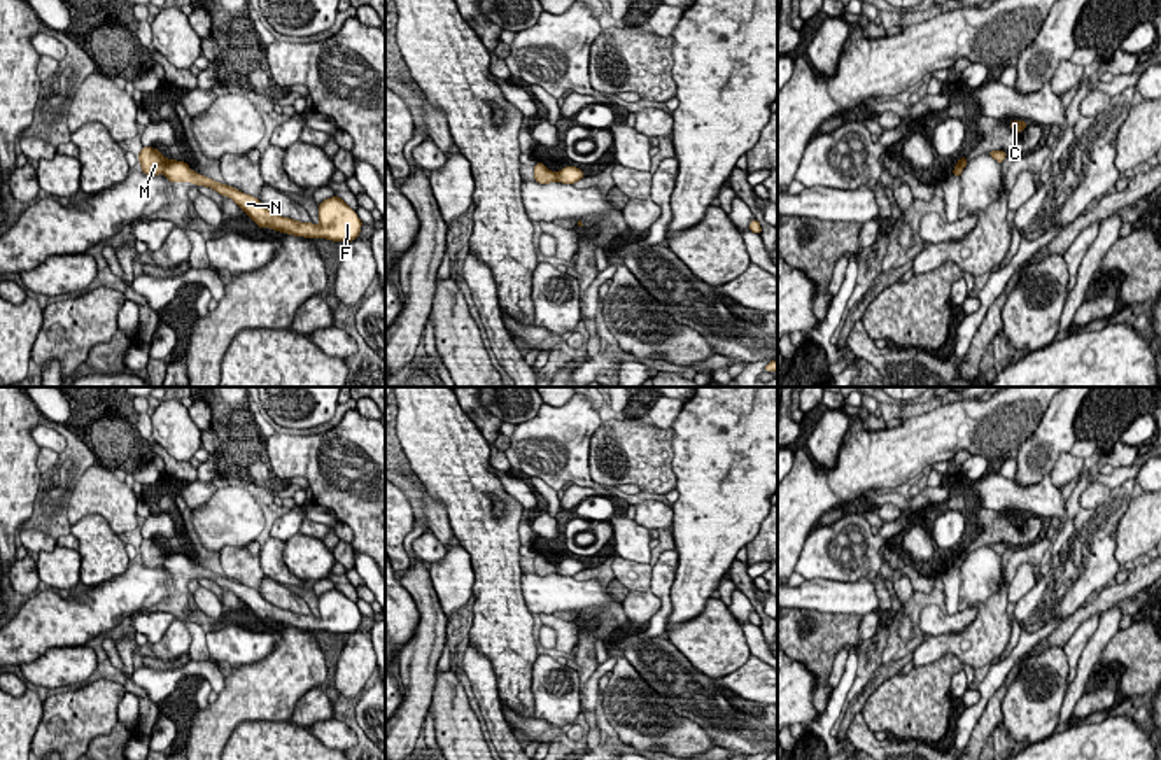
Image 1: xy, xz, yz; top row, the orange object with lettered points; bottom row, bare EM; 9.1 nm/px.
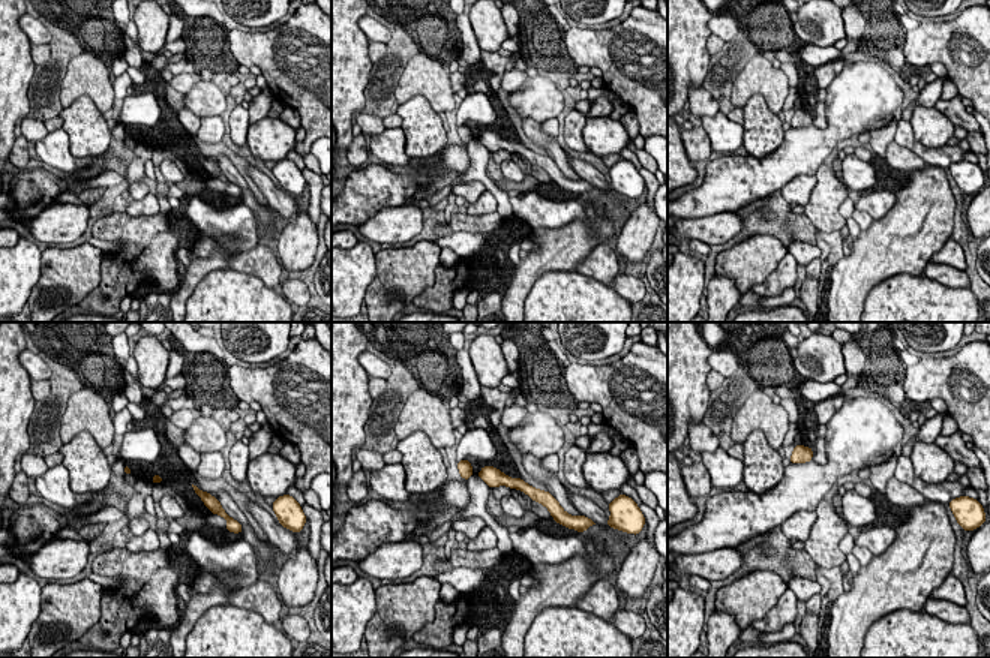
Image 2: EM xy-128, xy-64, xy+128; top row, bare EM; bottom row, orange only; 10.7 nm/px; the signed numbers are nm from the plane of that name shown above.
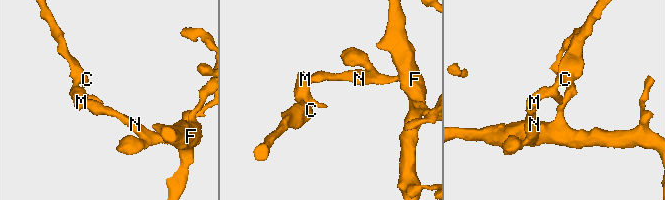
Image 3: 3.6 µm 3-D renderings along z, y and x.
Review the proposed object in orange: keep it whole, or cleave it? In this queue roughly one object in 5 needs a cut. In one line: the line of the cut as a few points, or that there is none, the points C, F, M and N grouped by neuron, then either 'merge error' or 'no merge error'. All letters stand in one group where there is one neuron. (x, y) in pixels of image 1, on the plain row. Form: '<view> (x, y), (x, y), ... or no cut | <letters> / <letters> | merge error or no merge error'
xy (168, 552), (161, 564) | C M / F N | merge error

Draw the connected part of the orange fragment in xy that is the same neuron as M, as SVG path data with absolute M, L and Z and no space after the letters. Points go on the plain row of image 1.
M144 539L138 546L138 553L142 557L142 564L147 567L163 566L168 552L161 548L158 541Z

